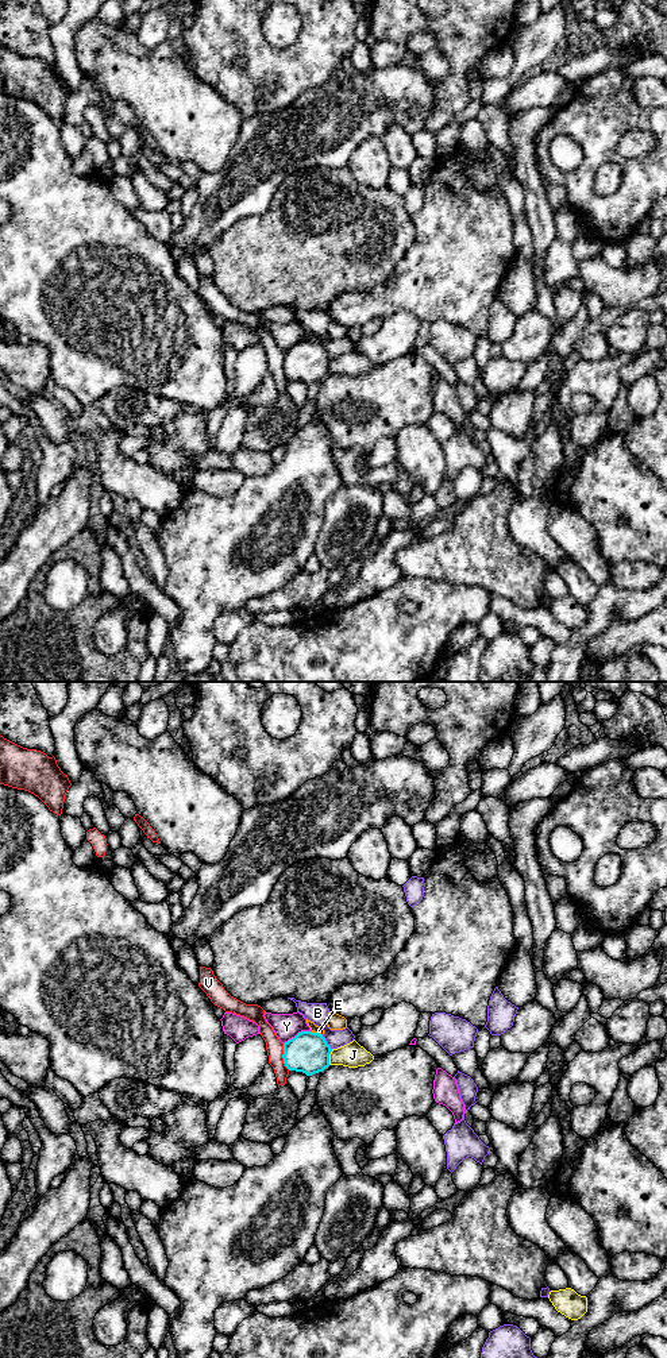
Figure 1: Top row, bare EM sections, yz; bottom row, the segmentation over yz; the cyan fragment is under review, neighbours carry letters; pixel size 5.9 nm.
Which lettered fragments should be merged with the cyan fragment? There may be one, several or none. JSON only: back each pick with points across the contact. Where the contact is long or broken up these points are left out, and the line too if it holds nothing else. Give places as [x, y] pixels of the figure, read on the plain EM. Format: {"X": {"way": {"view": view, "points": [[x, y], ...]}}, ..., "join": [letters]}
{"join": []}

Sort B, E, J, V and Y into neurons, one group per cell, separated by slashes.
B / E / J / V / Y

